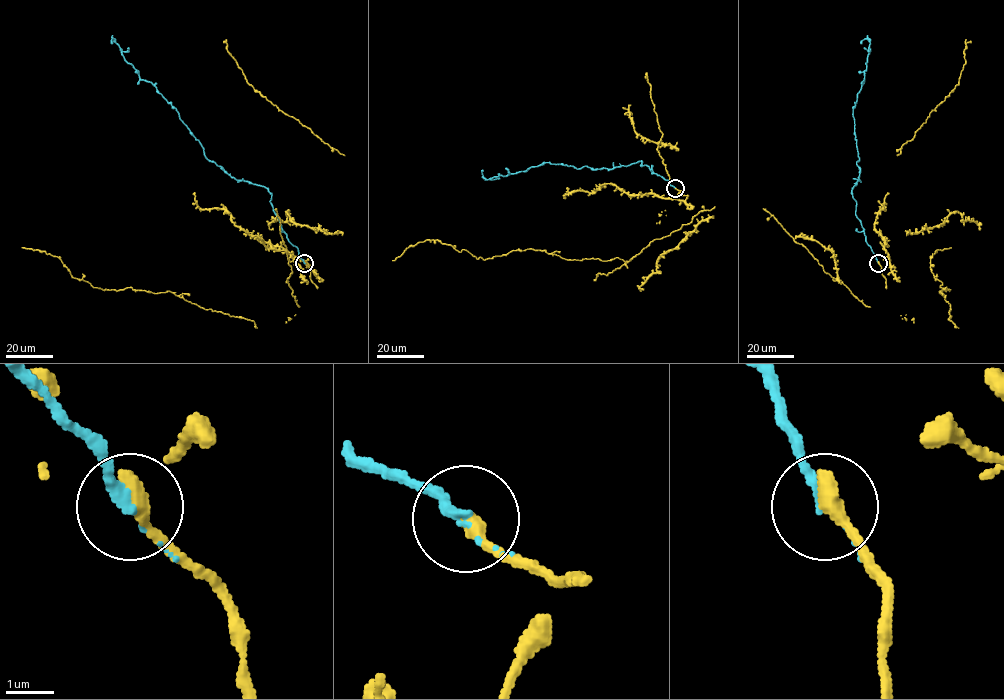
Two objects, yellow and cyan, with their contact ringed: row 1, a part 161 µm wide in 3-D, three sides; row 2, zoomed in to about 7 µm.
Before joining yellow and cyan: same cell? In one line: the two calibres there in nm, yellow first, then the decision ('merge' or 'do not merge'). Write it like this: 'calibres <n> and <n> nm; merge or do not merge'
calibres 420 and 170 nm; merge

